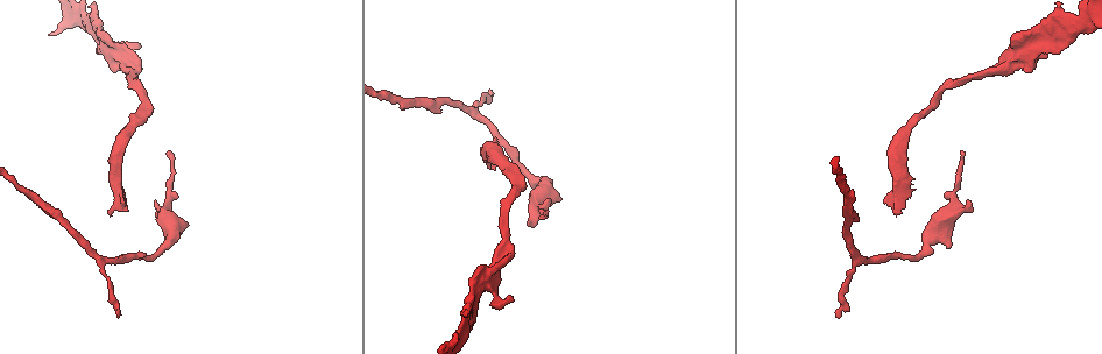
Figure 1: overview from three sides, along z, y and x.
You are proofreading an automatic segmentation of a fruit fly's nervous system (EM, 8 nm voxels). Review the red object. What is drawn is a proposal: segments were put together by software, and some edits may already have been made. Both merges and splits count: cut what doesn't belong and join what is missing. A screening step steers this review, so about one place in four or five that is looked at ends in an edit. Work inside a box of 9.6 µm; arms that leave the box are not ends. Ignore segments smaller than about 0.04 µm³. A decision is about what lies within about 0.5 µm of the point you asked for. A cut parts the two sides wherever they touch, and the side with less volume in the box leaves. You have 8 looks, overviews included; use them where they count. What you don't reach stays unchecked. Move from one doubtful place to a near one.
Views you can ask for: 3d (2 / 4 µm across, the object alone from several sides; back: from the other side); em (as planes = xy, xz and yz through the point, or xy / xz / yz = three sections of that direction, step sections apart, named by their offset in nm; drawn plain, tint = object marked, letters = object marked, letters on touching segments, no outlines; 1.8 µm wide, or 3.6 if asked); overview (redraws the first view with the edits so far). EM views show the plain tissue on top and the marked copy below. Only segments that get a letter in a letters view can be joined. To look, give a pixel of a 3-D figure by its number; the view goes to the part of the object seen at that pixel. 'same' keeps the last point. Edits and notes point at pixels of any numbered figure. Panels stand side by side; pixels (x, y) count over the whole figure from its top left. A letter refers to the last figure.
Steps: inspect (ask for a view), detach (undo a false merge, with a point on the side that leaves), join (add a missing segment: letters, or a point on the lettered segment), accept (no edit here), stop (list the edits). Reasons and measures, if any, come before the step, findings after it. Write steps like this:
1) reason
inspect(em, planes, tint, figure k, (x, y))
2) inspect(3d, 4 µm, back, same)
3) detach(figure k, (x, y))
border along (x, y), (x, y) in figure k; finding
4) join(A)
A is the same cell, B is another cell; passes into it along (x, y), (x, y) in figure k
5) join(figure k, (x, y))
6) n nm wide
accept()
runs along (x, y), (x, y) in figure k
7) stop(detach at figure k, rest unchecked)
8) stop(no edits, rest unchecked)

an open end
inspect(em, planes, letters, figure 1, (894, 214))

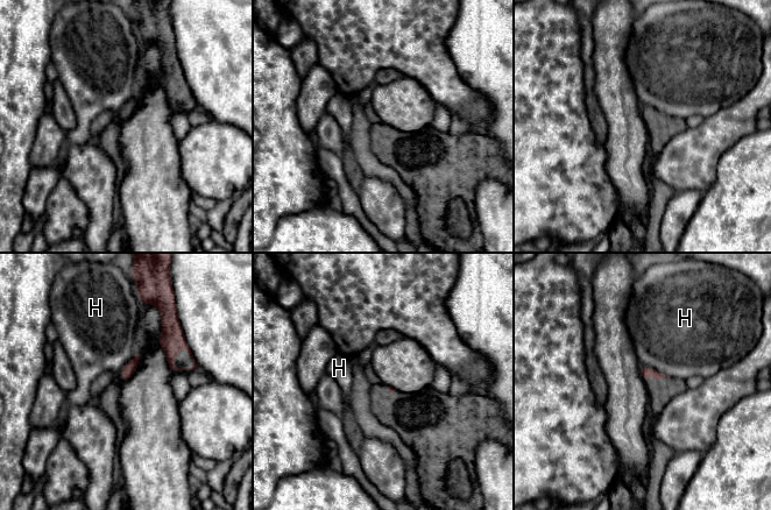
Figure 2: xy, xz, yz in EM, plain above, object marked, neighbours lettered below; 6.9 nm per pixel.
accept()
H is another cell; border along (641, 366), (653, 368), (670, 376) in figure 2; no lettered segment goes on from it

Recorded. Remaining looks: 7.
an open end
inspect(3d, 4 µm, figure 1, (155, 199))

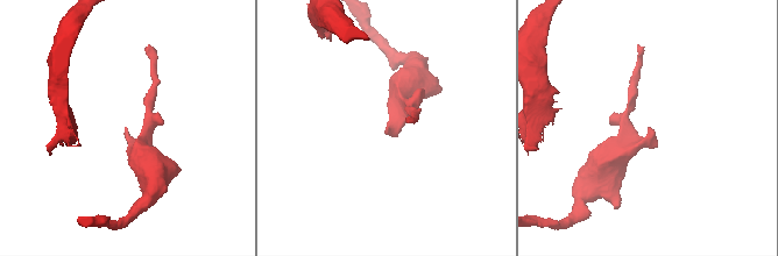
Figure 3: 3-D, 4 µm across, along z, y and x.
now the EM
inspect(em, planes, letters, figure 3, (650, 128))

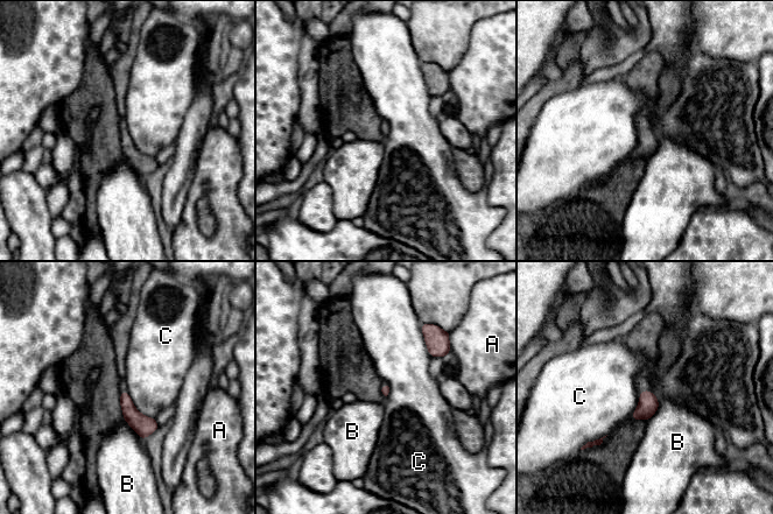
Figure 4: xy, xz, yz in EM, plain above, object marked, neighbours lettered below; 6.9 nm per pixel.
accept()
A, B and C are other cells; border along (126, 391), (133, 405), (154, 419) in figure 4; none of them fits

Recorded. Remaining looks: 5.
touches itself
inspect(em, yz, step 16, letters, figure 1, (1064, 18))

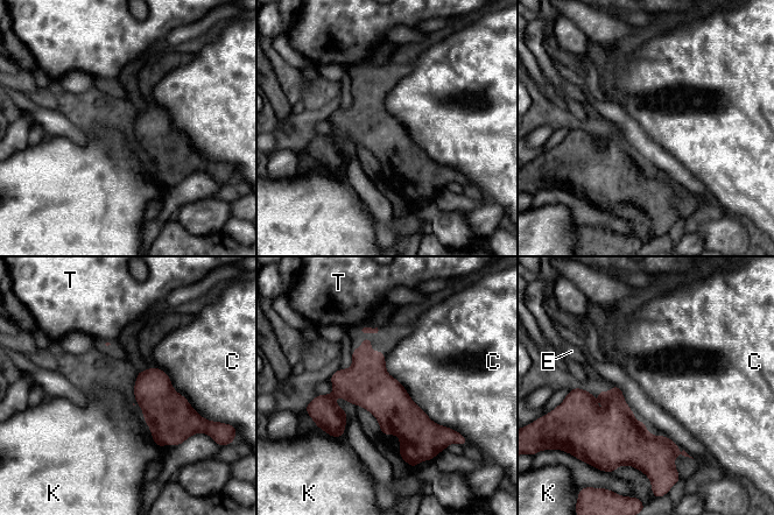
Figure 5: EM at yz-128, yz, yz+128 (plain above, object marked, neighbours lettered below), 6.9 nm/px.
another direction
inspect(em, planes, letters, same)

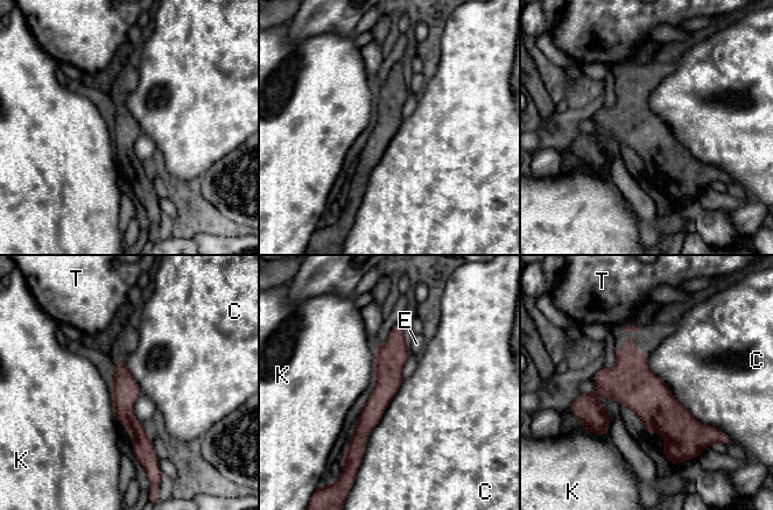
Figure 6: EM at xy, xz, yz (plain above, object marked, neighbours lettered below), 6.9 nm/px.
accept()
C, E, K and T are other cells; runs along (582, 398), (641, 390), (705, 427) in figure 6; all the same neuron

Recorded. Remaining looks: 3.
stop(no edits, rest unchecked)

